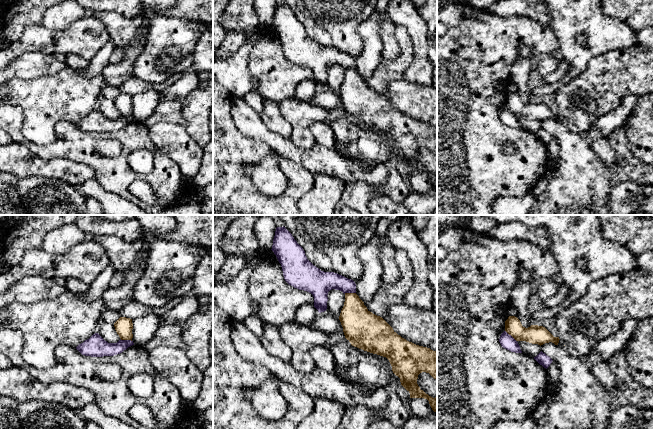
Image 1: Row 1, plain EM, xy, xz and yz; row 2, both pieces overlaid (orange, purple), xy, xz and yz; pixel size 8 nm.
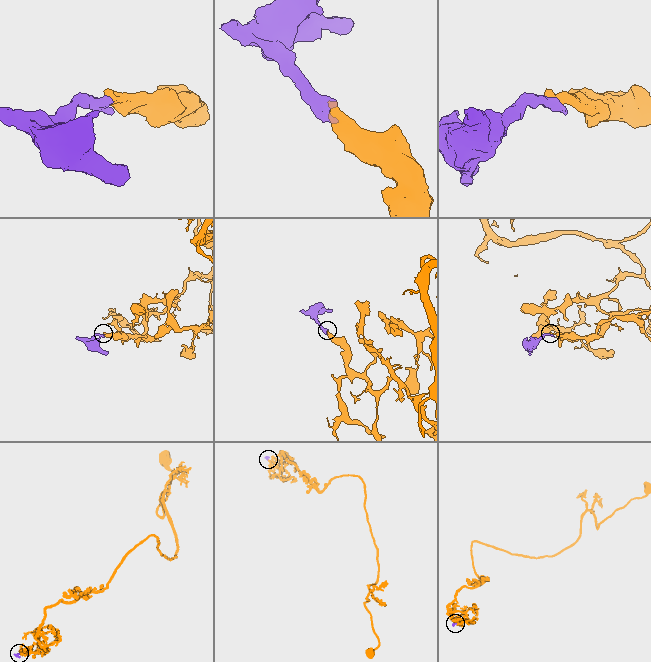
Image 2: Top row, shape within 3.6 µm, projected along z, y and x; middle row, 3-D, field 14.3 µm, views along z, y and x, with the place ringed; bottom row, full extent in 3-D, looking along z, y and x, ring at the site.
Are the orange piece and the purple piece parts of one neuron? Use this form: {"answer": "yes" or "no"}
{"answer": "no"}

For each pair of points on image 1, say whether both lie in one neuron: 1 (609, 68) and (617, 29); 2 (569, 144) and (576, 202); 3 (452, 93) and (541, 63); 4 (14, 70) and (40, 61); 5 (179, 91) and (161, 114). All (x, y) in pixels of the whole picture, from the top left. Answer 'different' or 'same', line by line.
1: different
2: same
3: different
4: same
5: same

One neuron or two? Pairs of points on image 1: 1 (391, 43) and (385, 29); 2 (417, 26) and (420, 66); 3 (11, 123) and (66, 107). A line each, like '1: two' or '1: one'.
1: one
2: one
3: two

